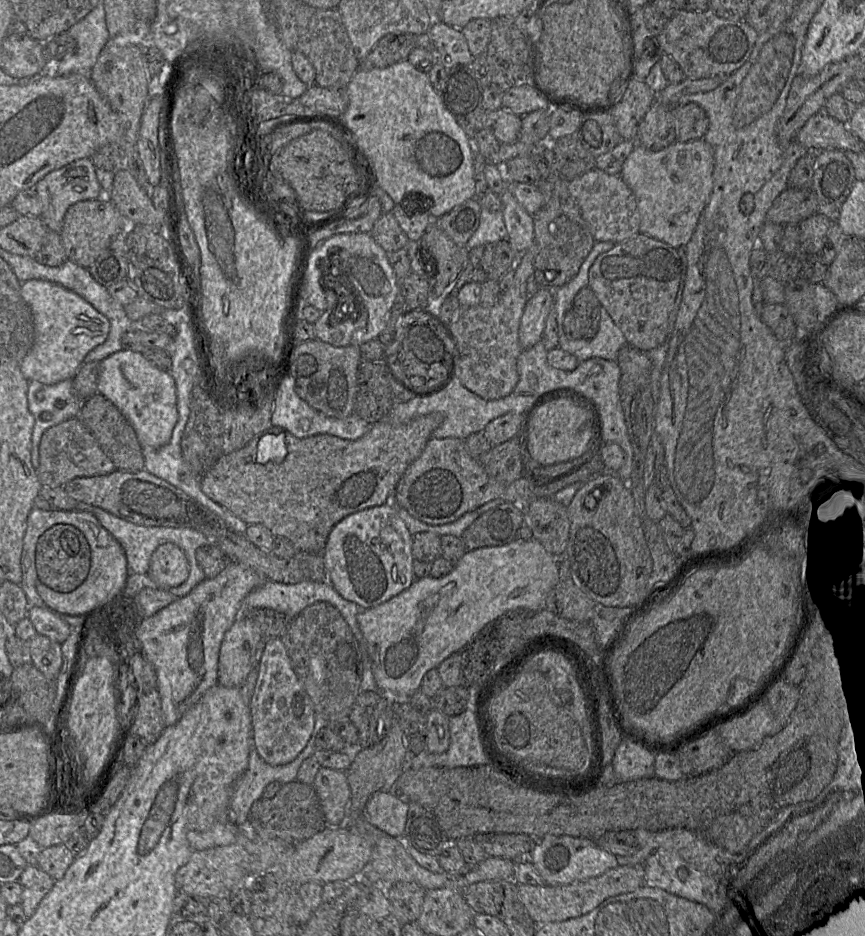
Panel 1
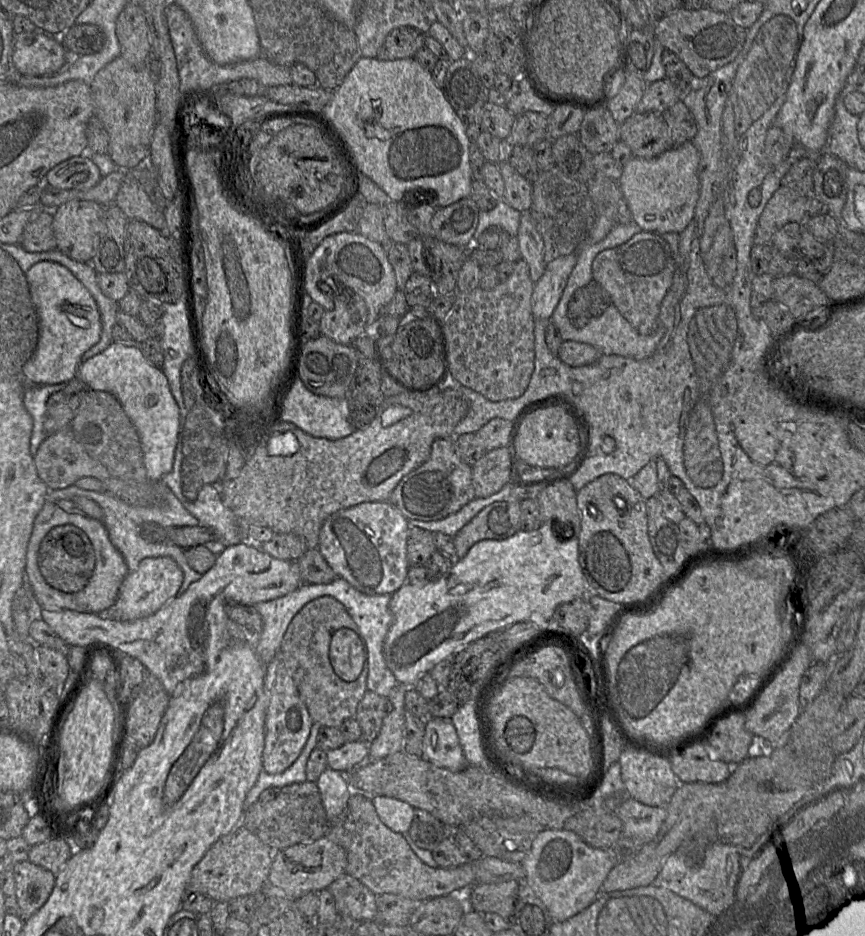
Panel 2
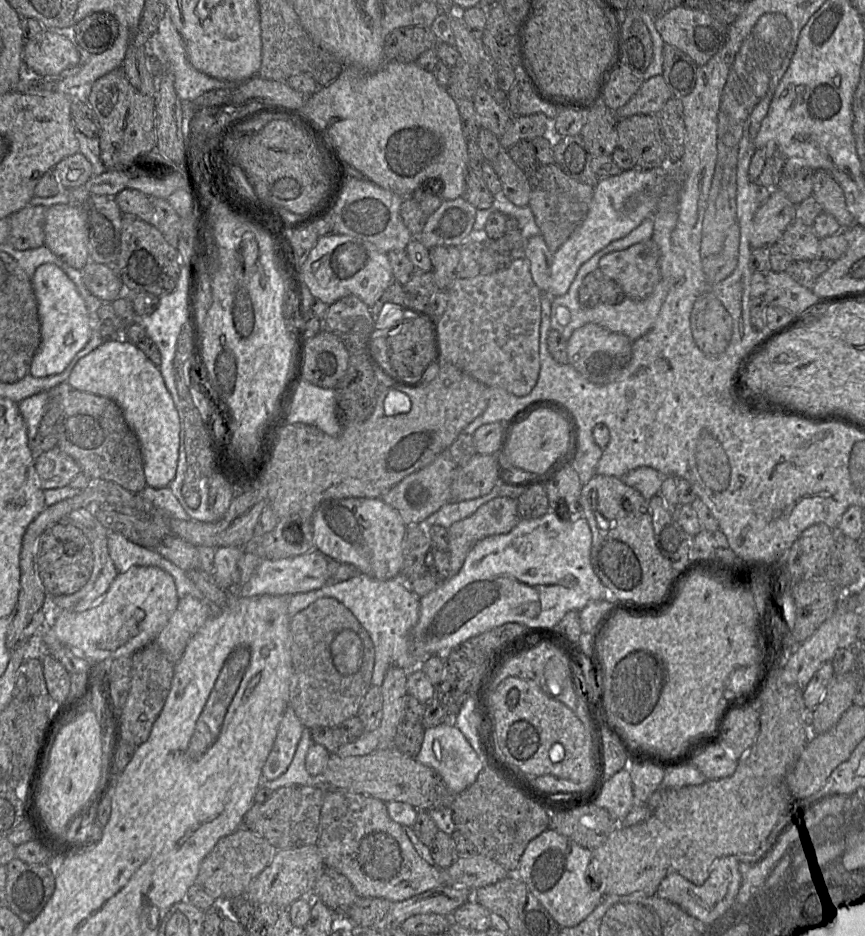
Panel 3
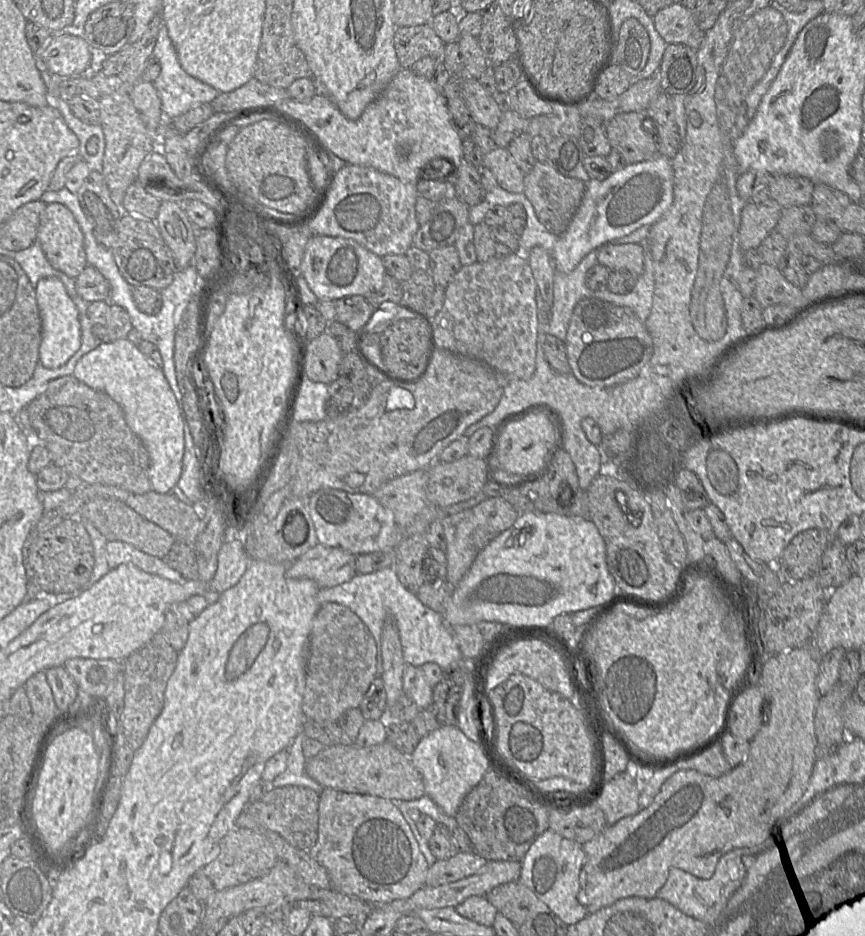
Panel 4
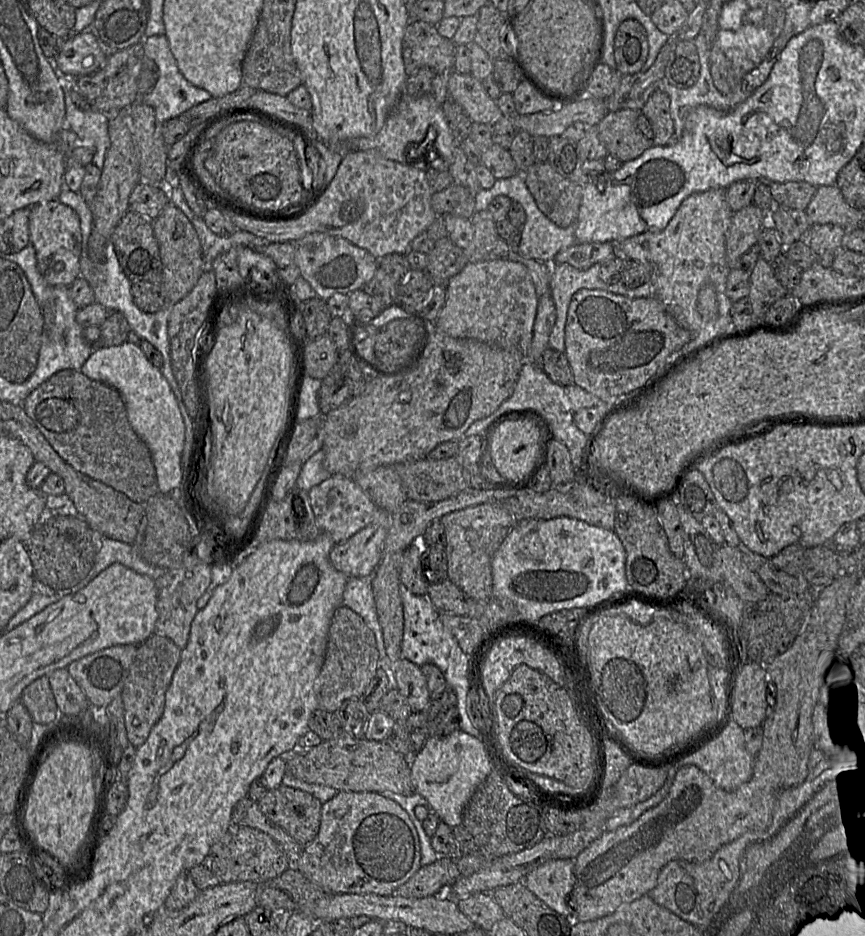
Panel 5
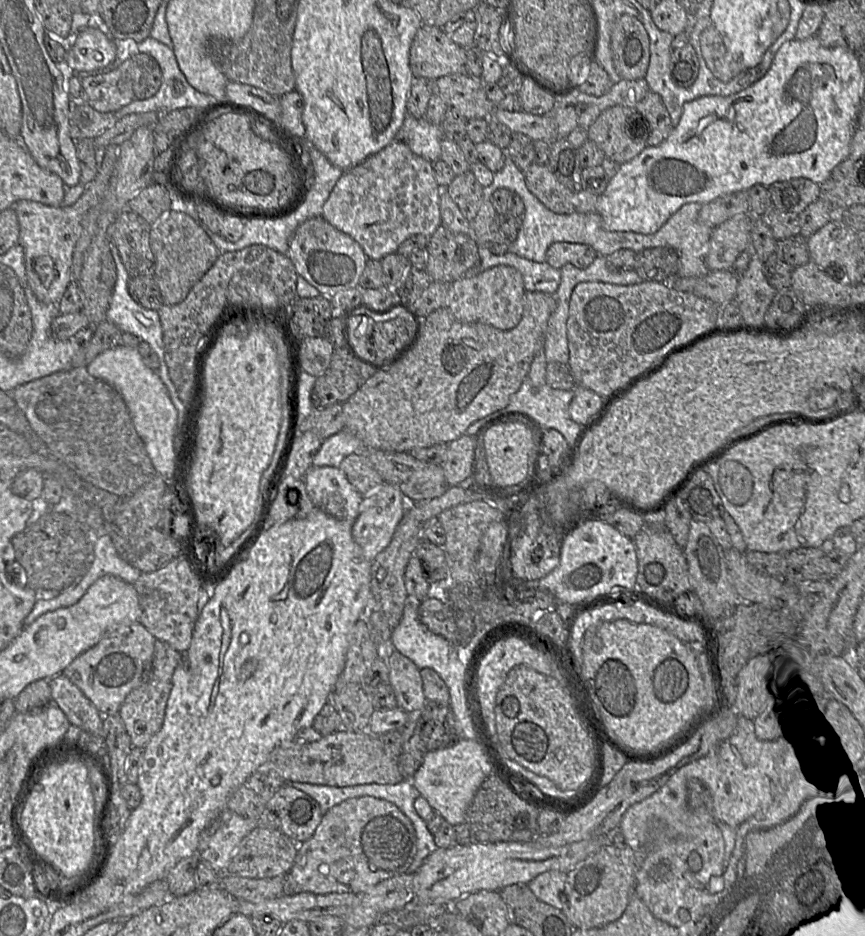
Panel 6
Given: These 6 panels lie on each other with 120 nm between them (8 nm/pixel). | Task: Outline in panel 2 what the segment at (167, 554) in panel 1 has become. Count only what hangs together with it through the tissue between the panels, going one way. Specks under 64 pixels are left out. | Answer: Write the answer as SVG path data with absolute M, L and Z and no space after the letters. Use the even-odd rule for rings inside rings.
M144 558L139 563L138 568L129 572L125 577L120 586L116 602L107 612L96 614L108 615L122 621L131 621L149 616L176 596L183 578L182 569L172 558Z

